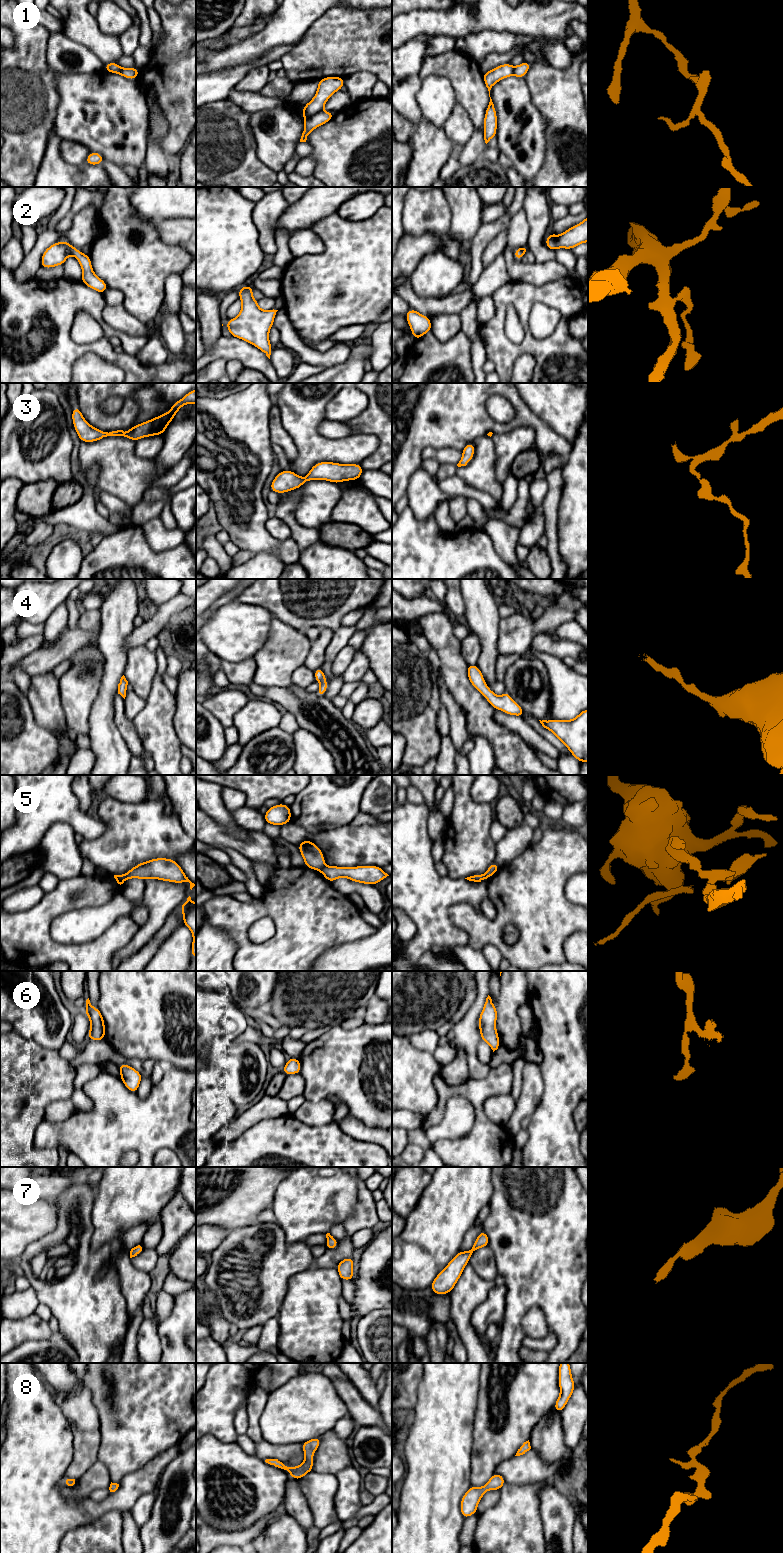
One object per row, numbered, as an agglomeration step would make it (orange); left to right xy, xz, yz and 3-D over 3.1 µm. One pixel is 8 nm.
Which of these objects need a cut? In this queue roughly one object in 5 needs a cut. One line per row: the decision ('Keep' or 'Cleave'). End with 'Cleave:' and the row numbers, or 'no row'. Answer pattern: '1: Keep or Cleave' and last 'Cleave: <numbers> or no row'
1: Cleave
2: Keep
3: Keep
4: Keep
5: Cleave
6: Keep
7: Keep
8: Keep
Cleave: 1, 5

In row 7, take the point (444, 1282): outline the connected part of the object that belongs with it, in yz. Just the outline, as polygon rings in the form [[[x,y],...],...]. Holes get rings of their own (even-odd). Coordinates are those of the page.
[[[482,1230],[476,1238],[472,1248],[466,1252],[459,1251],[447,1266],[435,1277],[430,1286],[432,1291],[436,1295],[451,1293],[472,1254],[477,1249],[485,1246],[489,1246],[489,1238],[486,1232]]]

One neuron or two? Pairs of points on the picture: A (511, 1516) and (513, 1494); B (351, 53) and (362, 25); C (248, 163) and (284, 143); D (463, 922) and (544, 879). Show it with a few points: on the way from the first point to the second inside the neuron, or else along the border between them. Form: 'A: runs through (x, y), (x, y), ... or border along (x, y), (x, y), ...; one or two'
A: runs through (513, 1511), (513, 1499); one
B: runs through (351, 46), (362, 32); one
C: border along (253, 134), (256, 140), (257, 157), (276, 172); two
D: runs through (483, 923), (498, 923), (524, 897); one

